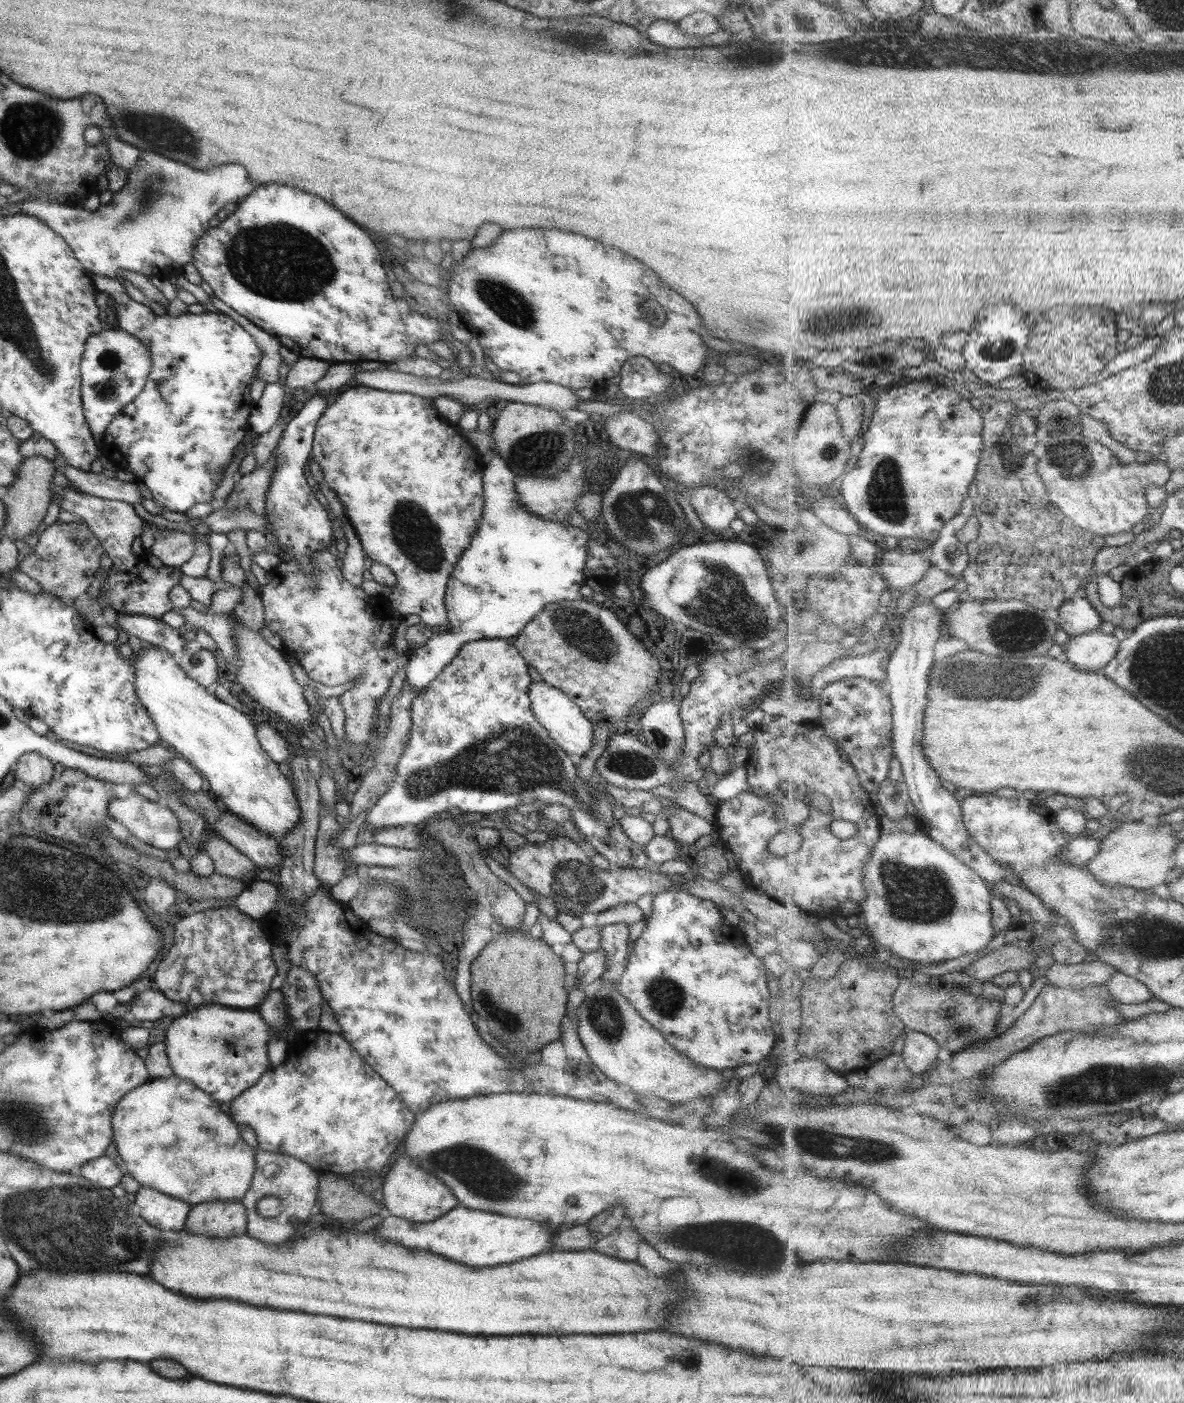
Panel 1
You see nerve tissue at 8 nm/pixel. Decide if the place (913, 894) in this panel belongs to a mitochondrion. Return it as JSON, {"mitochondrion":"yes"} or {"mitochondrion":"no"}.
{"mitochondrion":"yes"}

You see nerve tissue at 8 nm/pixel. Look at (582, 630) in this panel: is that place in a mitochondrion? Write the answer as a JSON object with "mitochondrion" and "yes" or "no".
{"mitochondrion":"yes"}

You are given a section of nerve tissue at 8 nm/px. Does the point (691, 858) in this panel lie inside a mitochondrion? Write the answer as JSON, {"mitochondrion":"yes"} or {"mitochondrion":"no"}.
{"mitochondrion":"no"}

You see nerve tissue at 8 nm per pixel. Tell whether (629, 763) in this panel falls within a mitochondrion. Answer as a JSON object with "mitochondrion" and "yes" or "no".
{"mitochondrion":"yes"}

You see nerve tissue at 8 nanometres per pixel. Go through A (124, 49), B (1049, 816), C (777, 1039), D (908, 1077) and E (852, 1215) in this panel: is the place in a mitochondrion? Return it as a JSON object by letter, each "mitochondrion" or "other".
{"A":"other","B":"other","C":"other","D":"other","E":"other"}

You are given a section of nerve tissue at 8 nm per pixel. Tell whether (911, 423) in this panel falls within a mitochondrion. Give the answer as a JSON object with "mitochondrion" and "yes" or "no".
{"mitochondrion":"no"}

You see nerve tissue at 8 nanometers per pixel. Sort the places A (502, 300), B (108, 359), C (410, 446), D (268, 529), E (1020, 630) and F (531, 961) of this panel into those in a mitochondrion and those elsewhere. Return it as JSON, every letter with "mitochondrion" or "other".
{"A":"mitochondrion","B":"mitochondrion","C":"other","D":"other","E":"mitochondrion","F":"other"}

